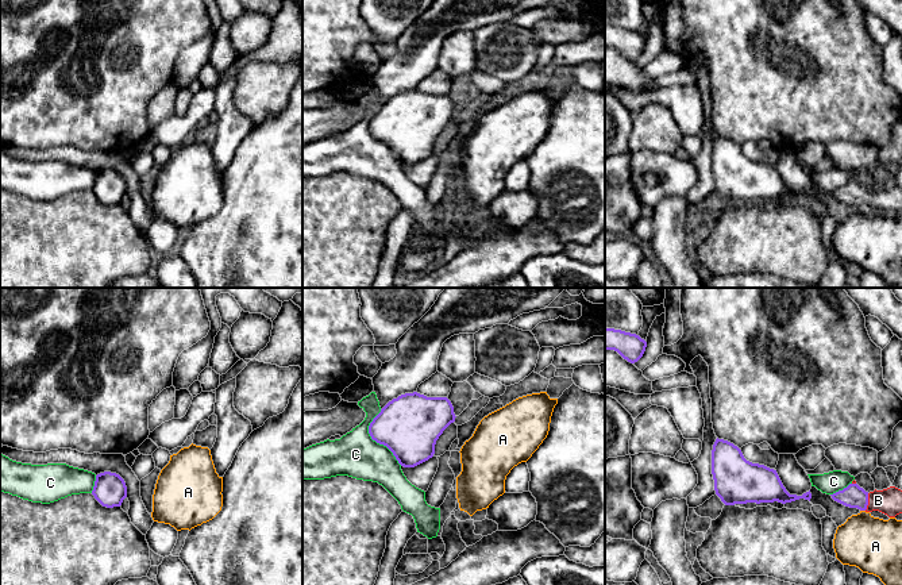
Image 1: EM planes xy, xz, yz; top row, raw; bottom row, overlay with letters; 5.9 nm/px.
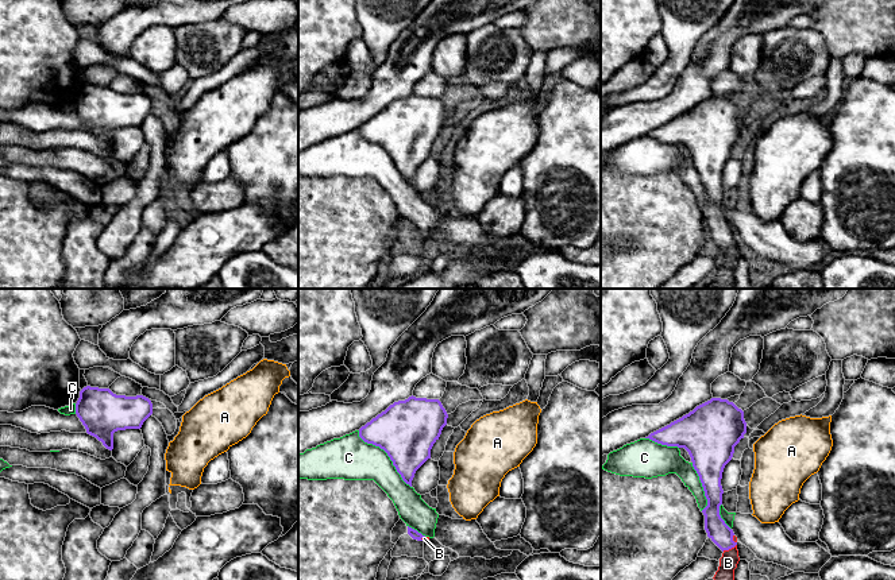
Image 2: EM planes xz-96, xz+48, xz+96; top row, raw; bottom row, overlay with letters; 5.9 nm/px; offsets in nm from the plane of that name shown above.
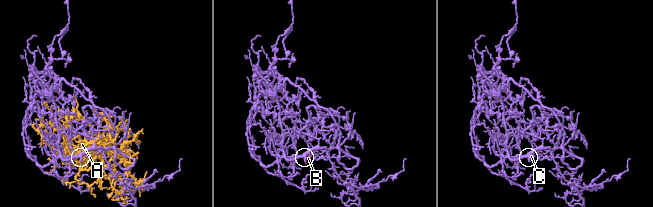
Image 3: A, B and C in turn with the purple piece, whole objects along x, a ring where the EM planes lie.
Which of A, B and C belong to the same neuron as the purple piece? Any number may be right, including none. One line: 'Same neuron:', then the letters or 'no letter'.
Same neuron: B

